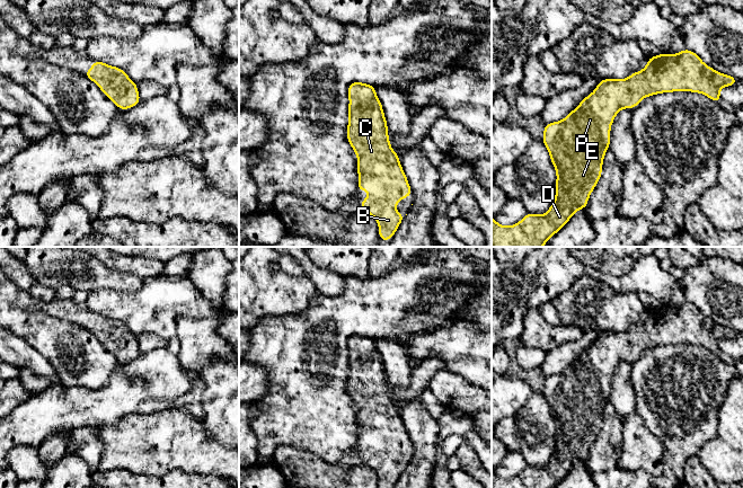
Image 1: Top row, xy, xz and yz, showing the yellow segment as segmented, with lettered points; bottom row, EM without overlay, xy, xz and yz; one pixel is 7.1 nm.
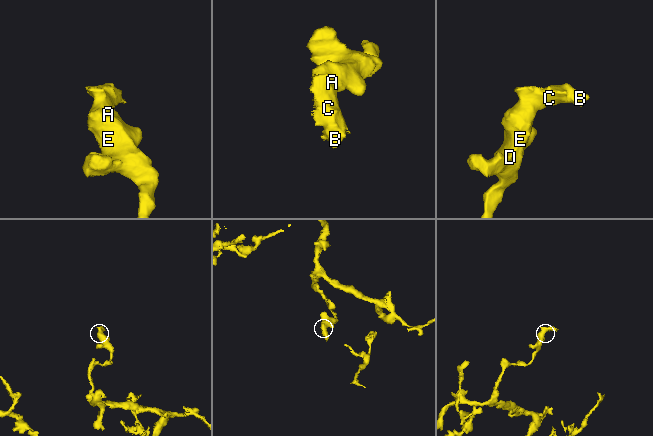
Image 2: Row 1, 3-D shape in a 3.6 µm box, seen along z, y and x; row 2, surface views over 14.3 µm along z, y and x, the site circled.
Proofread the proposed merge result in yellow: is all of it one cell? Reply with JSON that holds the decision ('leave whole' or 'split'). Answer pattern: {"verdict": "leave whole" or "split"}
{"verdict": "leave whole"}

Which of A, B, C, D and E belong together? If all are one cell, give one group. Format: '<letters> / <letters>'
A B C D E

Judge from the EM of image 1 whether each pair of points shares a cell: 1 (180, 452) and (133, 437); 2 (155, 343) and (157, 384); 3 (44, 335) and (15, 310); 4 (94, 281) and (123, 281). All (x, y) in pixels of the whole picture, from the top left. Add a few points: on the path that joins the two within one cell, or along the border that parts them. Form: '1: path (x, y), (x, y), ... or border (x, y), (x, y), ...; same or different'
1: path (169, 444), (144, 443); same
2: border (166, 347), (157, 347), (141, 353); different
3: path (37, 328), (21, 313); same
4: path (100, 281), (116, 281); same

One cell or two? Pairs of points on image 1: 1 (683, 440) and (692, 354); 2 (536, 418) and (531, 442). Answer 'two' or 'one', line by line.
1: one
2: one

